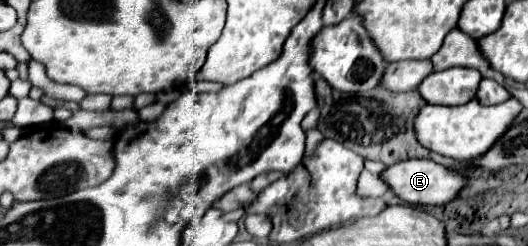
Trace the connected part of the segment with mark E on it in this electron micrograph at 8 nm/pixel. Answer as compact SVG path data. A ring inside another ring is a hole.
M407 159L407 161L395 163L381 177L389 183L389 187L393 189L395 195L399 195L401 199L405 199L413 205L445 205L445 203L451 203L453 199L459 197L461 189L467 187L467 183L469 183L463 173L449 169L449 167L443 167L443 165L429 161L429 159Z

